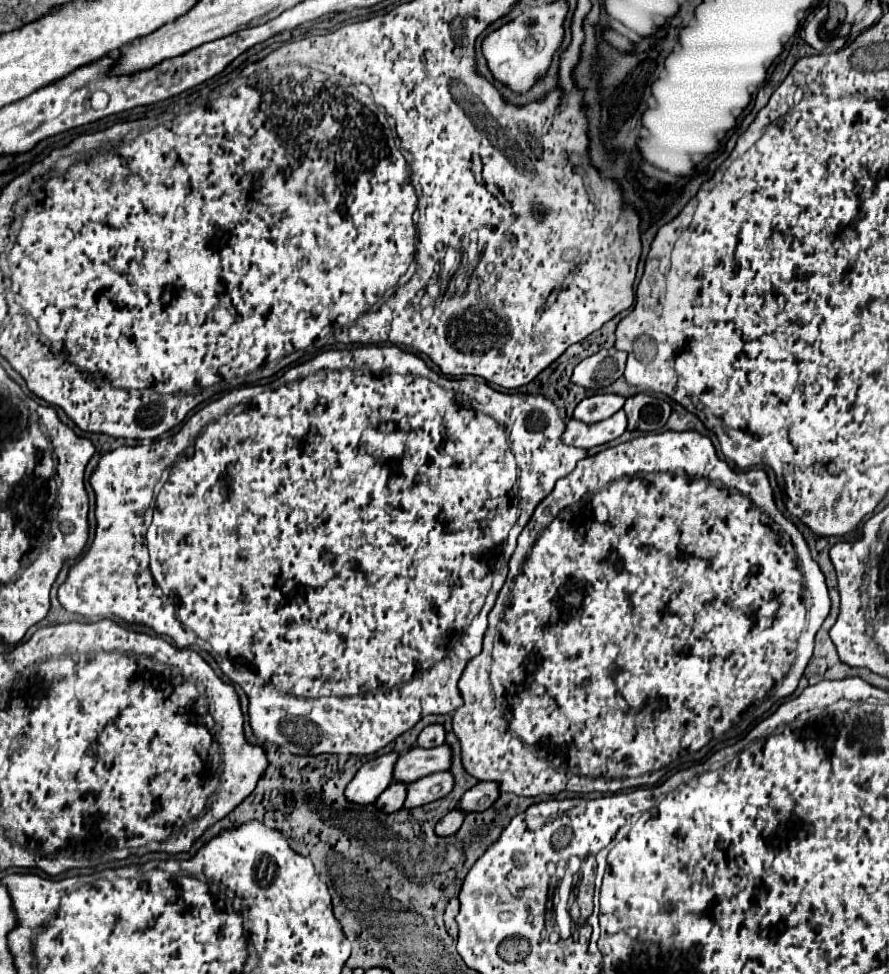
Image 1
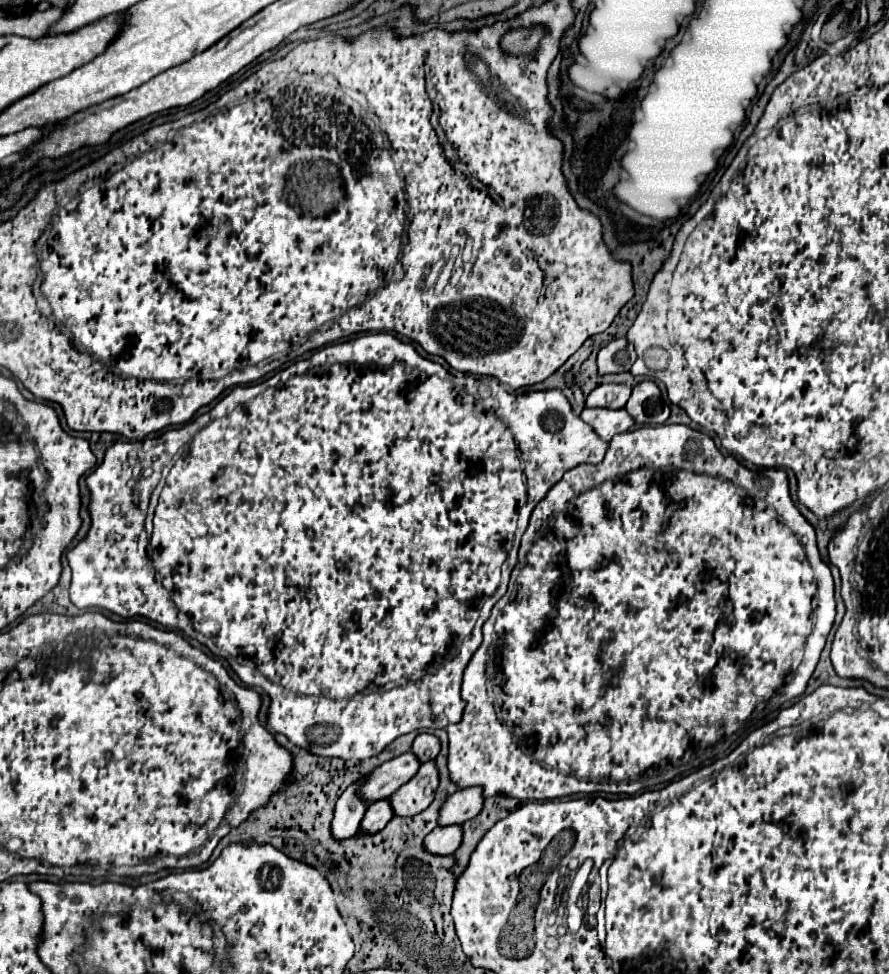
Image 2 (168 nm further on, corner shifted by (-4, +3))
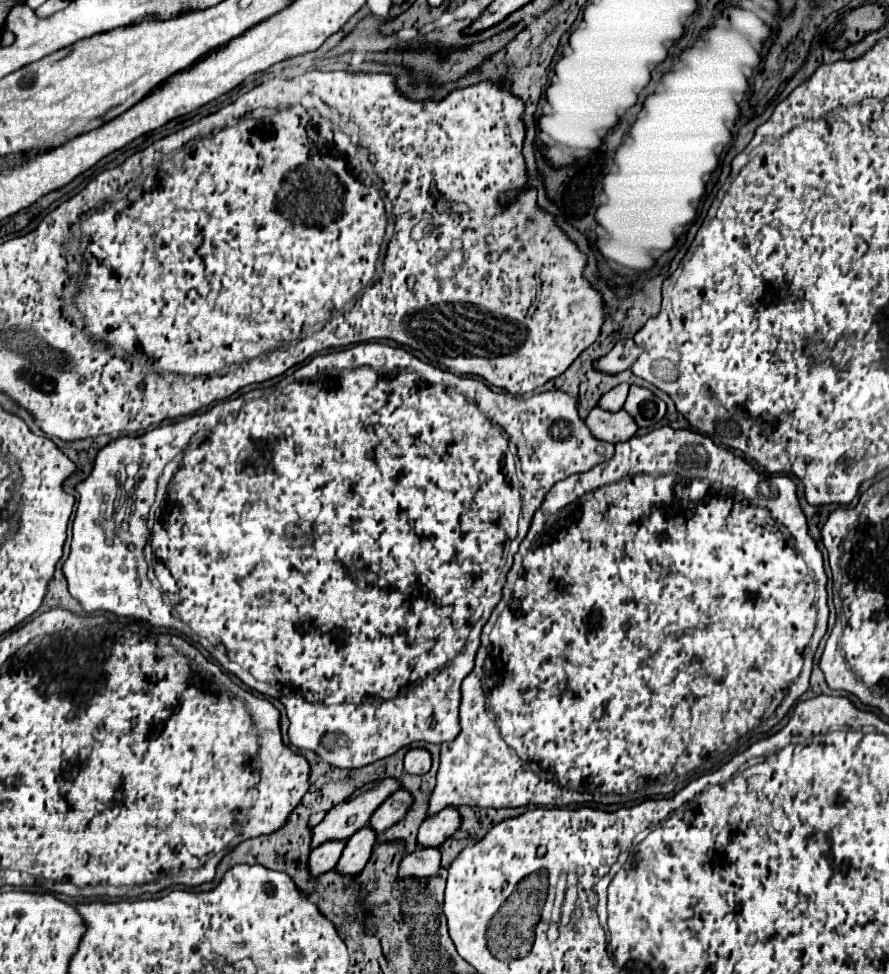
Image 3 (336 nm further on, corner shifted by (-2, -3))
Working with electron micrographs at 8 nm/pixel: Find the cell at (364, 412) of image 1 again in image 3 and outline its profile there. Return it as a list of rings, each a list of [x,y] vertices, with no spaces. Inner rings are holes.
[[[378,342],[358,344],[354,348],[332,354],[318,354],[308,364],[280,380],[276,386],[270,386],[266,390],[250,390],[238,396],[236,400],[220,402],[208,412],[194,415],[168,426],[157,427],[141,436],[122,435],[98,452],[98,462],[94,460],[92,468],[94,478],[88,476],[86,480],[74,486],[78,494],[78,510],[72,524],[74,538],[70,556],[62,566],[68,590],[82,604],[84,612],[108,610],[118,616],[146,620],[152,626],[168,626],[184,632],[190,640],[198,642],[220,662],[224,670],[236,674],[244,684],[248,682],[252,690],[278,698],[286,706],[290,718],[288,734],[290,742],[296,748],[312,750],[328,764],[338,768],[362,768],[376,760],[382,760],[384,756],[392,756],[394,752],[398,752],[404,746],[410,746],[412,742],[422,740],[430,744],[442,744],[458,736],[460,684],[474,668],[474,656],[481,644],[482,628],[488,621],[490,612],[492,613],[494,606],[502,598],[502,586],[505,585],[506,575],[522,538],[528,532],[534,512],[540,508],[544,496],[556,482],[572,474],[586,472],[594,464],[600,464],[614,456],[614,444],[602,442],[592,436],[584,420],[578,416],[578,400],[566,392],[550,390],[530,392],[522,396],[504,390],[496,392],[480,380],[444,372],[440,368],[434,368],[432,364],[420,362],[402,348],[392,348]],[[200,430],[202,432],[199,432]],[[197,432],[198,436],[191,440],[192,435]],[[182,450],[186,452],[184,458],[178,456]],[[181,461],[182,466],[178,468]],[[126,468],[135,468],[134,471],[138,471],[137,484],[144,480],[142,476],[154,476],[156,480],[152,484],[152,494],[148,494],[152,498],[136,498],[130,518],[126,516],[126,520],[118,520],[116,476],[118,478],[119,472],[126,472]],[[159,483],[160,486],[168,485],[170,510],[152,528],[152,566],[164,600],[160,600],[158,588],[152,586],[152,582],[148,580],[148,566],[144,562],[144,546],[147,545],[150,536],[147,520],[150,508],[155,502]],[[182,622],[188,628],[182,628]],[[418,684],[422,686],[418,688]],[[322,702],[326,702],[326,706],[354,704],[358,708],[324,708],[320,706]]]

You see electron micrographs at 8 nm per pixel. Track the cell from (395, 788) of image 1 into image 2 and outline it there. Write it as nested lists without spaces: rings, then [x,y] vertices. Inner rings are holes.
[[[384,798],[380,802],[372,802],[366,810],[366,816],[364,816],[360,828],[366,832],[378,832],[392,820],[392,816],[394,816],[394,810],[390,806],[390,800]]]

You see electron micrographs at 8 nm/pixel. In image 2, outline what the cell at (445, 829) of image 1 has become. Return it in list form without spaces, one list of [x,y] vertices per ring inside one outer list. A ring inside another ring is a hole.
[[[436,826],[436,830],[432,830],[424,838],[424,846],[432,854],[448,856],[460,846],[460,840],[462,840],[462,826]]]

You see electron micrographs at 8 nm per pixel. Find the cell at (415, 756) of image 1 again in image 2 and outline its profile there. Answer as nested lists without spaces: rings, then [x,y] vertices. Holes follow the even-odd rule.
[[[412,752],[392,758],[372,770],[366,784],[360,788],[360,796],[364,796],[364,800],[368,802],[390,798],[402,784],[414,778],[418,768],[420,768],[420,760]]]

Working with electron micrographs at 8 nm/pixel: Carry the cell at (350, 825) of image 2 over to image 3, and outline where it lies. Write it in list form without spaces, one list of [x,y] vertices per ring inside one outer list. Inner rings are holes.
[[[344,840],[324,842],[322,846],[318,846],[318,848],[314,848],[314,850],[310,852],[308,872],[310,872],[310,878],[312,878],[312,880],[316,880],[318,876],[330,872],[330,870],[336,866],[336,862],[338,862],[338,858],[340,858],[340,854],[342,854],[342,850],[344,850],[344,844],[346,844]]]

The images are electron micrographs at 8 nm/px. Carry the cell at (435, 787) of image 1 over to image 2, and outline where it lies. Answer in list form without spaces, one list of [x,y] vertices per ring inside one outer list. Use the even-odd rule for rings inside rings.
[[[424,762],[418,770],[418,774],[406,782],[404,786],[400,786],[392,796],[392,810],[396,816],[414,816],[418,812],[422,812],[432,800],[434,800],[434,792],[440,784],[440,776],[438,776],[438,766],[436,762]]]

